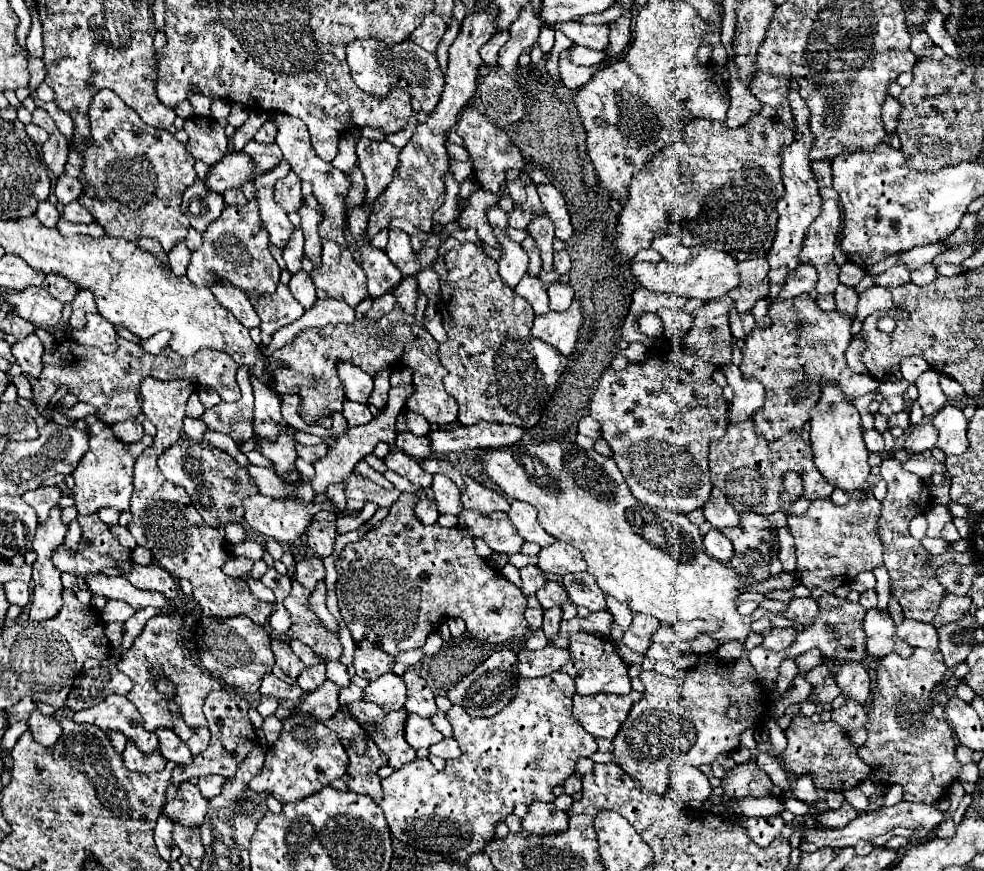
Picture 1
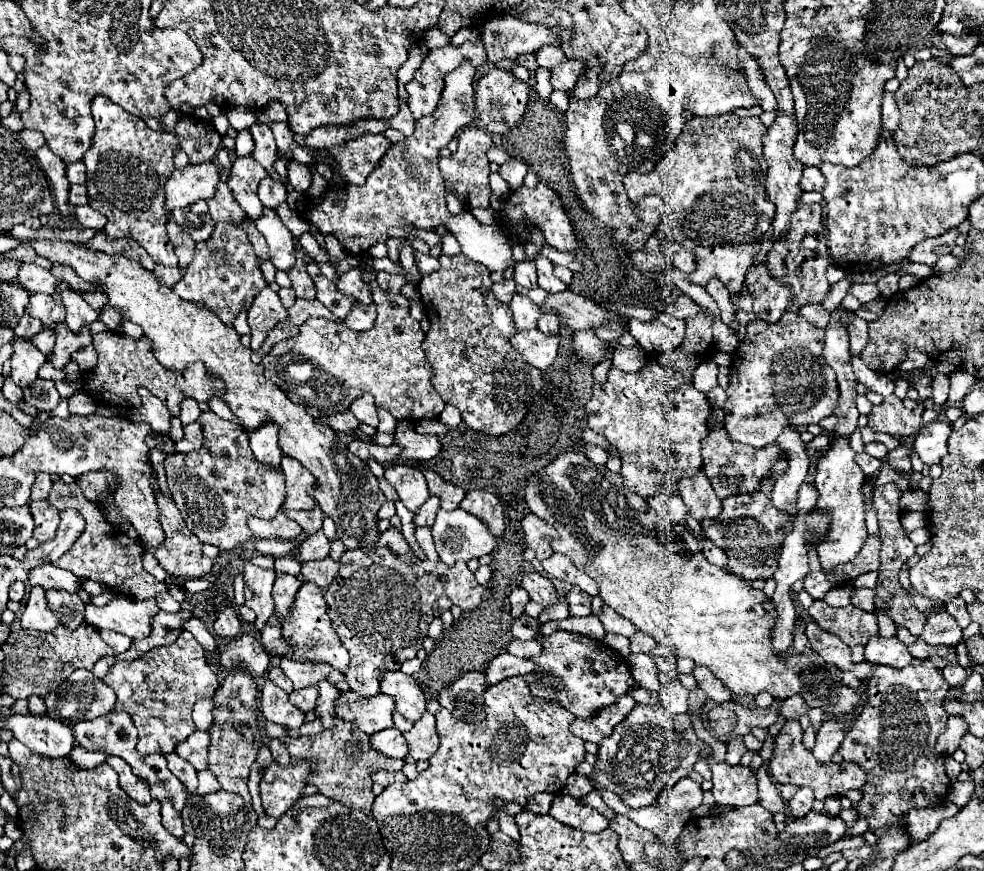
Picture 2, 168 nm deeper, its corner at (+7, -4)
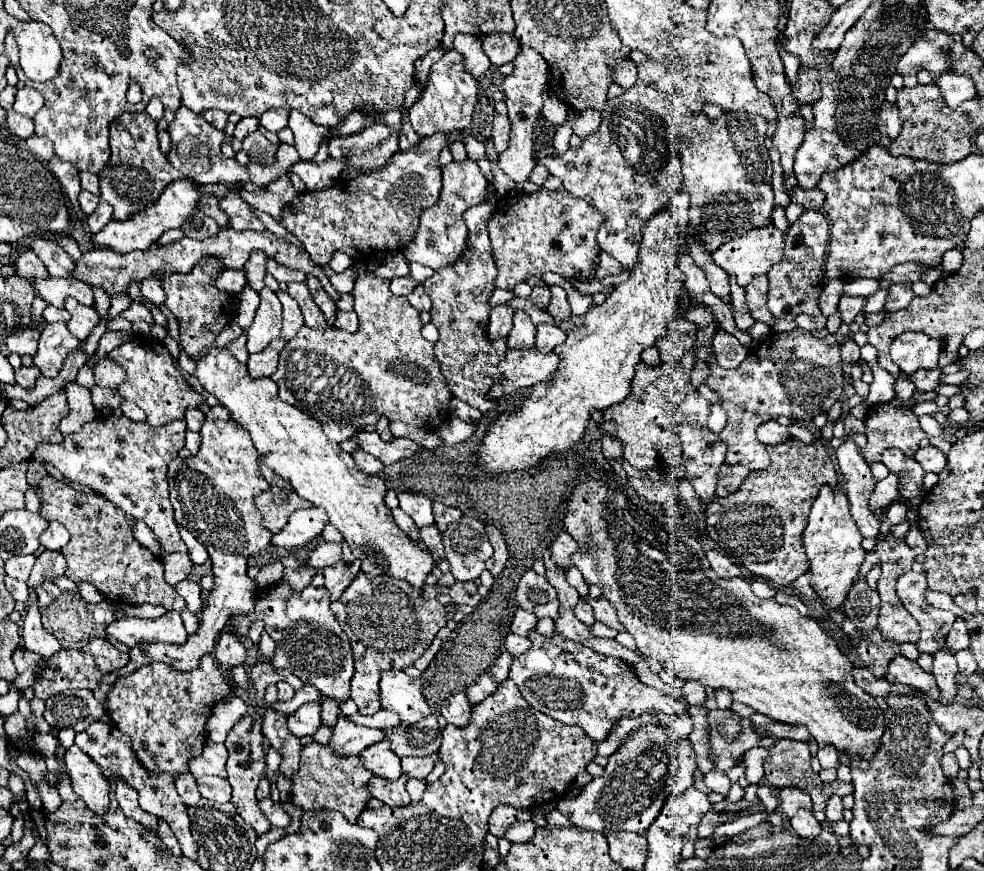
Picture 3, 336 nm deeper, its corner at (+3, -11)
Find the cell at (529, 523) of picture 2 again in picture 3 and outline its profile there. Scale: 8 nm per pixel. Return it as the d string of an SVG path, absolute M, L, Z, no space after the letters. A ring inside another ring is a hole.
M560 531L560 533L556 535L556 539L552 541L552 545L550 545L550 551L552 551L552 561L554 561L558 567L568 569L568 567L574 565L574 563L572 563L572 555L574 555L574 553L580 553L582 549L578 547L578 543L576 543L568 533Z

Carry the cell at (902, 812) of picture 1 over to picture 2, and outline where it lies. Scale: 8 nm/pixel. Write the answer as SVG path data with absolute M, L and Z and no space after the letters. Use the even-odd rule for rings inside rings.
M946 800L942 804L920 808L920 810L912 808L906 814L906 822L902 822L902 824L904 824L910 840L920 842L920 840L928 840L938 830L942 820L954 818L958 812L960 812L960 808L956 808L952 802Z

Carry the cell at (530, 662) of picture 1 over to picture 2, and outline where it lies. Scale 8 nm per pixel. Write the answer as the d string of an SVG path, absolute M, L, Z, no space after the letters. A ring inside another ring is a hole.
M504 652L490 662L486 670L486 678L488 678L488 684L496 684L496 682L502 682L504 678L526 676L534 670L536 670L536 662L532 658L518 658L514 654Z

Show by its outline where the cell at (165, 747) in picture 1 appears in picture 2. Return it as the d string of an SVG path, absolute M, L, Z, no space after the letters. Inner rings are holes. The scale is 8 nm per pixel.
M168 754L166 760L168 760L168 768L170 768L170 772L174 772L174 774L188 786L190 792L194 792L196 786L198 786L194 766L192 766L188 760L184 760L184 758L176 756L176 754Z

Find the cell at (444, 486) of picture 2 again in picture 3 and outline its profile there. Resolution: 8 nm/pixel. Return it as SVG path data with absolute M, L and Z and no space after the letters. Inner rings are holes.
M434 503L434 521L436 521L436 527L440 529L440 533L446 531L446 527L452 523L452 521L458 521L462 517L462 511L460 509L454 509L454 507L446 507L442 503Z

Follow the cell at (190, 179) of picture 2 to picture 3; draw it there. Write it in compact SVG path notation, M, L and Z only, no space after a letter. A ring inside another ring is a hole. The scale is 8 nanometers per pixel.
M176 179L168 185L168 189L164 189L164 193L144 211L132 215L130 219L124 221L110 221L106 227L102 227L98 233L90 235L92 243L98 249L112 249L116 253L130 253L136 249L146 249L150 247L160 235L162 231L180 227L184 223L184 217L188 217L188 213L196 211L196 203L202 195L196 191L196 183L192 183L190 179Z

